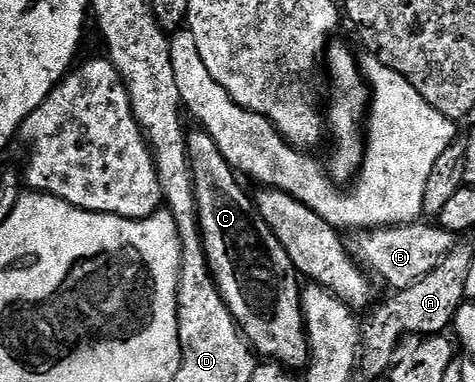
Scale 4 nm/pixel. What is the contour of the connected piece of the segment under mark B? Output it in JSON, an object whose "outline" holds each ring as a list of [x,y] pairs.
{"outline":[[[426,221],[415,223],[400,223],[398,227],[378,227],[376,229],[361,229],[352,240],[348,240],[347,246],[350,255],[358,264],[364,265],[378,280],[389,286],[393,291],[402,291],[415,281],[427,277],[435,265],[447,257],[455,246],[454,232],[443,229],[439,225],[433,227]]]}

